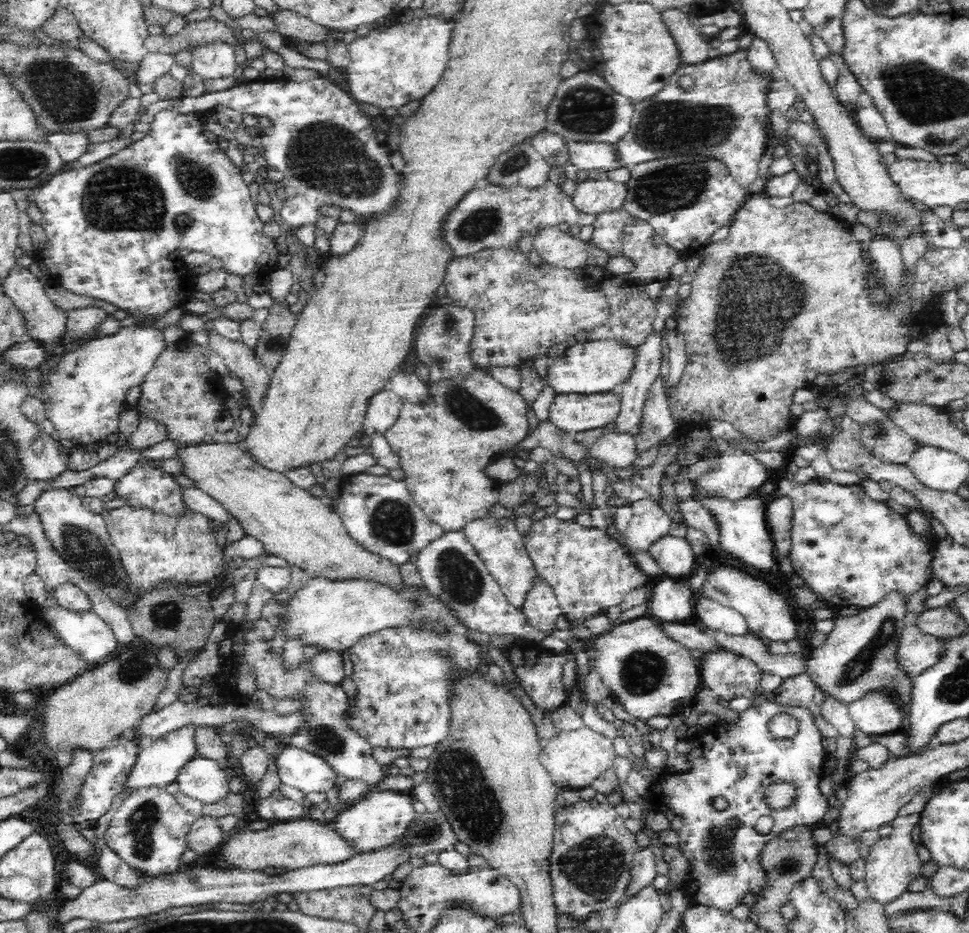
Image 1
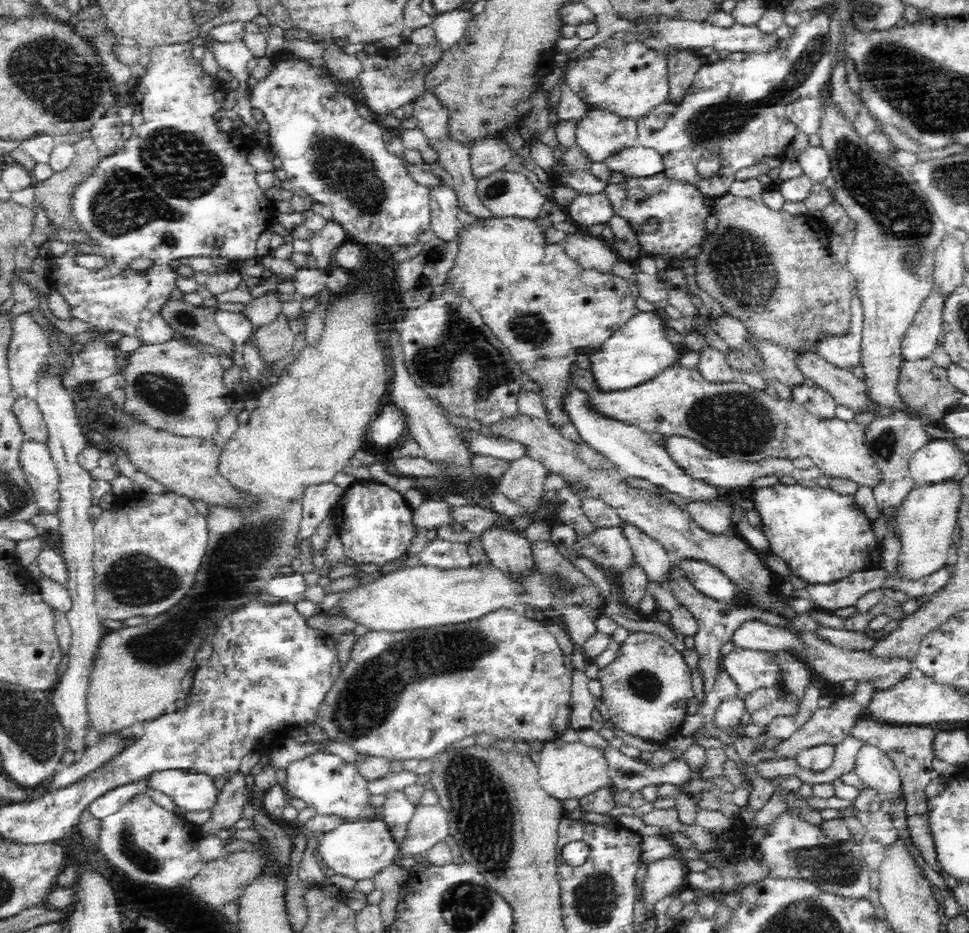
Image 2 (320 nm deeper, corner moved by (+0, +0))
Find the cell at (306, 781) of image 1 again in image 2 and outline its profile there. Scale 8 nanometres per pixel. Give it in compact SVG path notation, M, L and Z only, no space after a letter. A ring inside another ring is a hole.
M314 752L302 760L292 762L286 769L285 790L288 795L300 798L308 808L319 814L346 817L346 821L376 817L374 806L369 803L368 782L360 775L355 763L347 763L336 754Z

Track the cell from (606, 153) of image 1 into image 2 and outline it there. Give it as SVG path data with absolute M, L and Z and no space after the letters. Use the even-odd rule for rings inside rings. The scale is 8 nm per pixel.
M634 145L607 156L604 160L610 171L625 177L641 177L663 171L663 160L655 150Z

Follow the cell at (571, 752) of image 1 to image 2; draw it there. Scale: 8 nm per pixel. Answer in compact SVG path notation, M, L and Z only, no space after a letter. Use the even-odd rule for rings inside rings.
M561 738L544 743L538 762L539 783L545 792L558 800L584 798L600 787L610 787L609 765L604 750L591 748L582 742L566 742Z

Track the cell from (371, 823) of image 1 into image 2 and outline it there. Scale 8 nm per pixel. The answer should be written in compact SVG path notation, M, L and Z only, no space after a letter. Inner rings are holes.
M379 814L371 819L360 818L343 822L334 830L324 833L316 849L318 857L323 860L323 865L329 870L329 873L342 874L354 878L358 882L372 878L386 866L394 864L398 845L390 833L388 823Z

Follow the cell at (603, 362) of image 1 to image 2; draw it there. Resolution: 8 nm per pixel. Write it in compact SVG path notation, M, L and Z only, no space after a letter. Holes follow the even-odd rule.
M636 312L627 324L616 330L599 349L590 354L590 372L600 393L619 392L639 386L644 381L653 379L666 367L678 364L684 351L683 345L674 345L668 340L663 321L658 314Z

